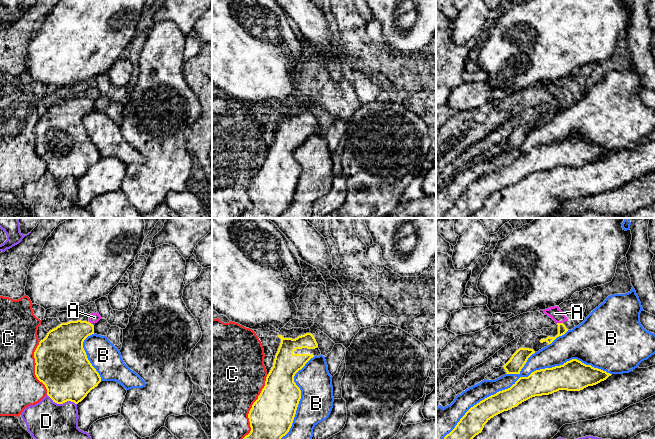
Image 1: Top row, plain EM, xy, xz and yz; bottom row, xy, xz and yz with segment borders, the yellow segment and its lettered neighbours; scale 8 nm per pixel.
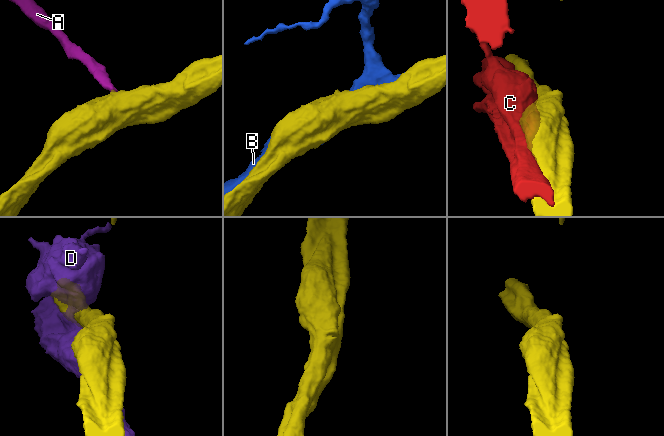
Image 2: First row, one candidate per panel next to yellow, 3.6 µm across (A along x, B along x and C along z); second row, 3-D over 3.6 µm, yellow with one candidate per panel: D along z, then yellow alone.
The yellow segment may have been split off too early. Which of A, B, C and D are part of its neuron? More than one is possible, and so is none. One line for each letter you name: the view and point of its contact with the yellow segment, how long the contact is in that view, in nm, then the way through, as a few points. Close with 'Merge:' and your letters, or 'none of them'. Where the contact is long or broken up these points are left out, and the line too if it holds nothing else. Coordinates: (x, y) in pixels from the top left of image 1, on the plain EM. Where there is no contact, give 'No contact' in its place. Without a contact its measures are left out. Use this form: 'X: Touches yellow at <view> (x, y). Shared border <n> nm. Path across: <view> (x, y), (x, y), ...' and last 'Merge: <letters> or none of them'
A: Touches yellow at yz (560, 99). Shared border 50 nm. Path across: yz (562, 105), (560, 99), (555, 89)
Merge: A

